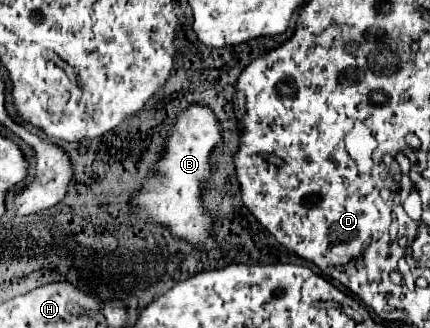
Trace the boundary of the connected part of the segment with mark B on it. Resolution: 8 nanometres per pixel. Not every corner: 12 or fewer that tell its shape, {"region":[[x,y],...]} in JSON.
{"region":[[192,104],[134,206],[200,250],[214,218],[200,190],[220,124]]}

